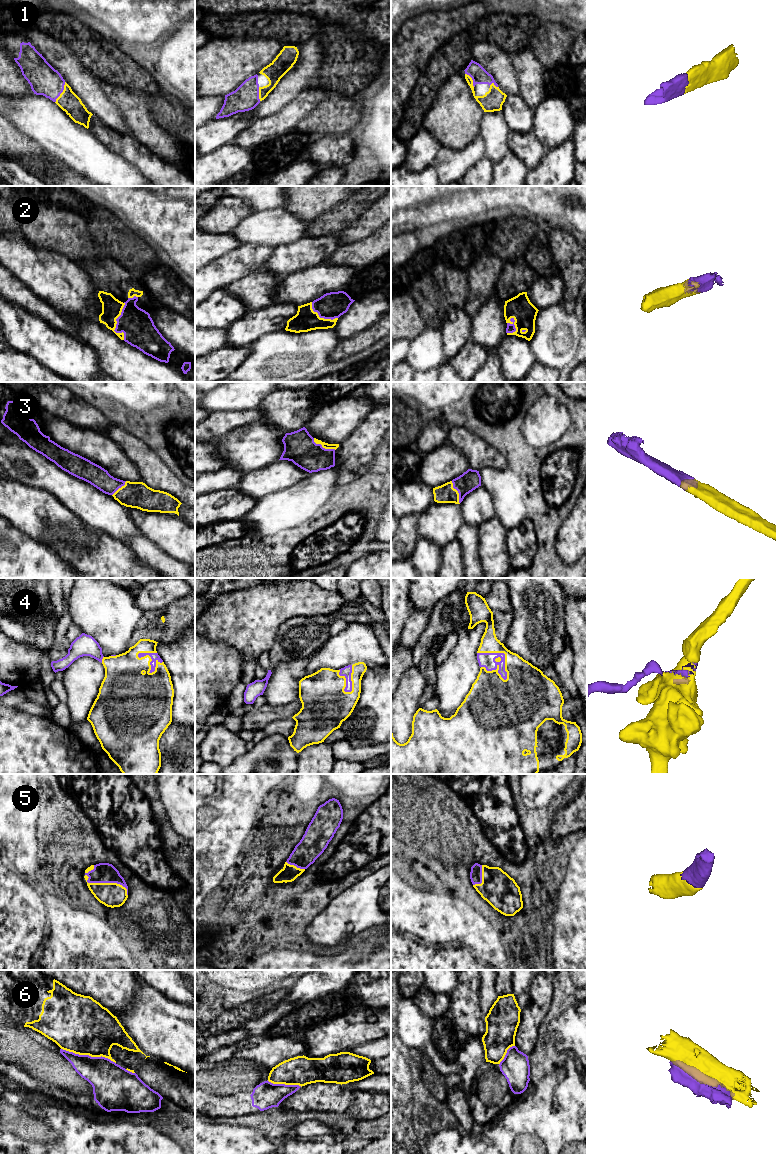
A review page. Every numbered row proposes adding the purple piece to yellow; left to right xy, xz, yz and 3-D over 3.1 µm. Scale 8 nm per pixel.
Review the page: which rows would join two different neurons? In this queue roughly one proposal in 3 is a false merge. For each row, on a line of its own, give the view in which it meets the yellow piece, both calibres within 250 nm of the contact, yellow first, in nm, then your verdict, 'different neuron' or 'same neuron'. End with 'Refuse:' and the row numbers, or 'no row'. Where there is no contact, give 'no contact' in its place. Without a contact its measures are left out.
1: meets yellow in xy; 170 nm thick on the yellow side, 240 nm on the other; same neuron
2: meets yellow in xy; 160 nm thick on the yellow side, 260 nm on the other; same neuron
3: meets yellow in xz; 50 nm thick on the yellow side, 260 nm on the other; same neuron
4: meets yellow in yz; 240 nm thick on the yellow side, 120 nm on the other; same neuron
5: meets yellow in xy; 190 nm thick on the yellow side, 160 nm on the other; same neuron
6: meets yellow in xy; 460 nm thick on the yellow side, 280 nm on the other; different neuron
Refuse: 6

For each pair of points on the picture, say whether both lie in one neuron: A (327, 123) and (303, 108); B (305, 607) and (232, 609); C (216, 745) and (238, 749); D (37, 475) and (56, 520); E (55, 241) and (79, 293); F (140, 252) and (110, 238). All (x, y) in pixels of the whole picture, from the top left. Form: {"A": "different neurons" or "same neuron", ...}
{"A": "different neurons", "B": "same neuron", "C": "same neuron", "D": "different neurons", "E": "different neurons", "F": "same neuron"}

